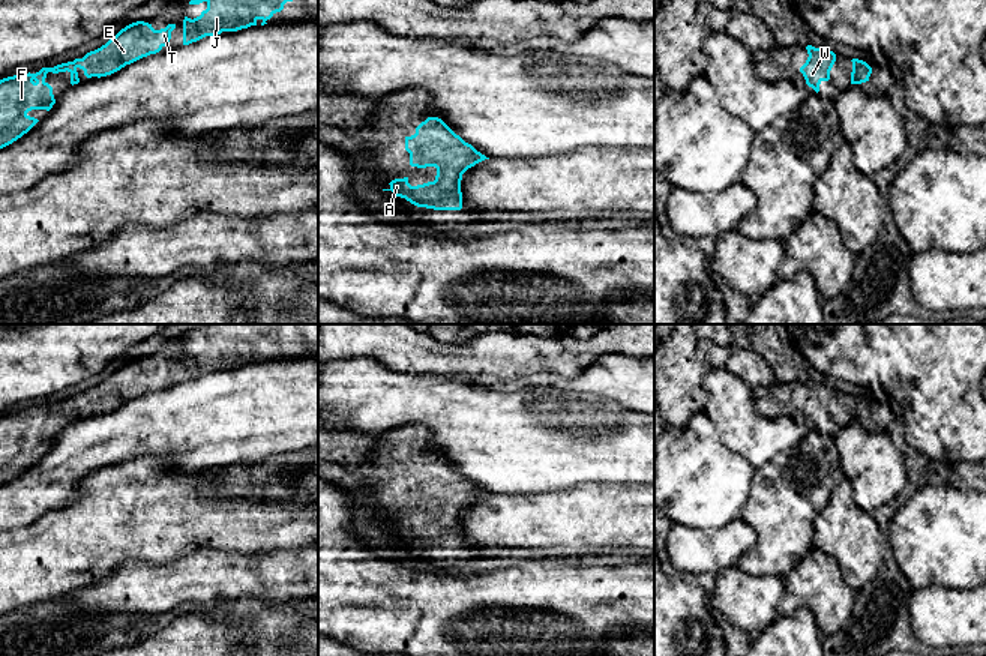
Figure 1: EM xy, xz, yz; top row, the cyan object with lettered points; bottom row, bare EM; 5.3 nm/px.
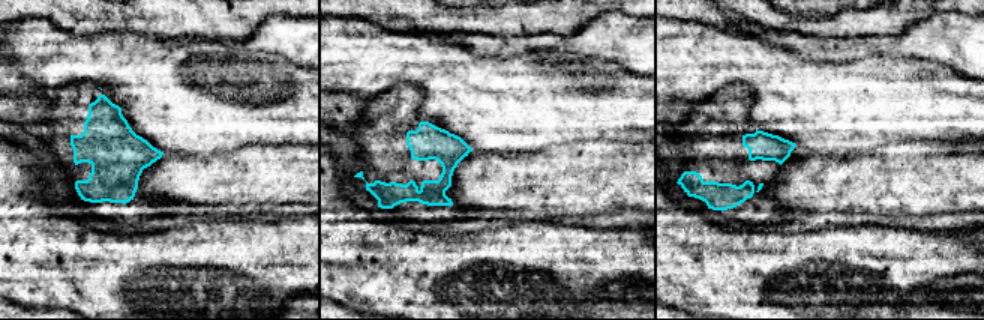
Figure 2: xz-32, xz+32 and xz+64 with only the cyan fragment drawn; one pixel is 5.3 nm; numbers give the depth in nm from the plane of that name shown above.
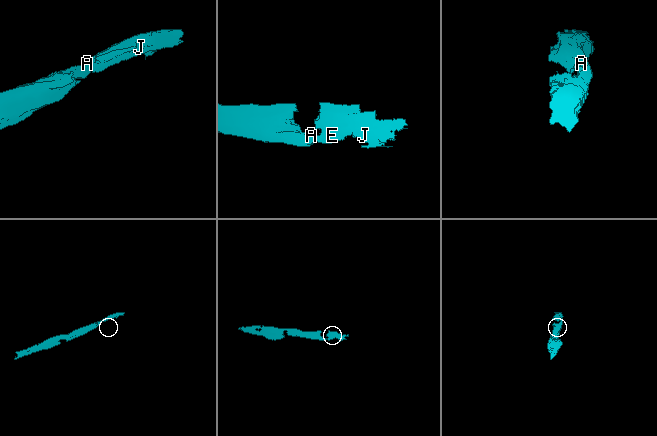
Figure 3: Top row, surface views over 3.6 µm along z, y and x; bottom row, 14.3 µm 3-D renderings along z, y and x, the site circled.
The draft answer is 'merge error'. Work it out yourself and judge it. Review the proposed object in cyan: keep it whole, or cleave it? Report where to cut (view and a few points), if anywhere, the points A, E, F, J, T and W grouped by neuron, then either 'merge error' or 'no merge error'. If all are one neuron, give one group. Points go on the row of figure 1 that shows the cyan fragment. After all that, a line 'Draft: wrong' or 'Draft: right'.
cut none; groups A E F J T W; no merge error
Draft: wrong

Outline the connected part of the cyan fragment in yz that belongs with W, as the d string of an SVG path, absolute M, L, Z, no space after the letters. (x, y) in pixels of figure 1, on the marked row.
M807 45L806 50L809 57L800 68L800 72L806 84L818 93L819 84L830 80L830 71L836 62L836 54L828 48L815 48L812 45Z

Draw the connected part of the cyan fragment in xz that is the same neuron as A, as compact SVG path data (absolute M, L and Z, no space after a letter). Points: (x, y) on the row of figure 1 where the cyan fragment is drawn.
M428 117L416 128L416 134L405 137L405 150L410 153L410 165L417 168L435 167L437 176L434 182L411 186L408 177L395 179L389 185L389 189L396 197L405 198L417 207L426 207L434 210L461 210L462 192L461 180L462 174L476 164L489 159L477 152L471 144L465 143L456 135L441 119Z

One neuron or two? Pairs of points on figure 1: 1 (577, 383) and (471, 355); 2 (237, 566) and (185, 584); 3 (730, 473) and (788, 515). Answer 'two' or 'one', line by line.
1: two
2: one
3: two

